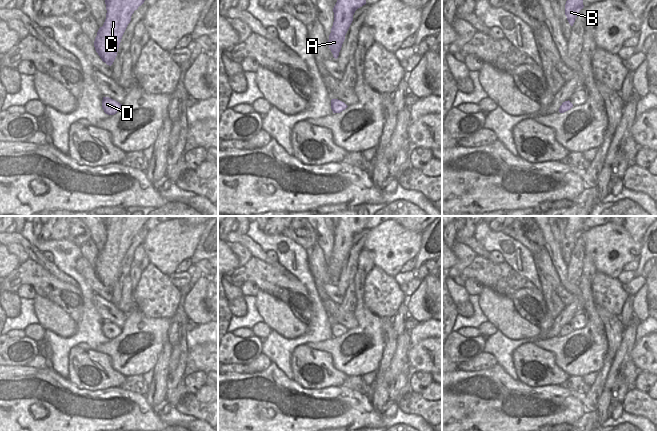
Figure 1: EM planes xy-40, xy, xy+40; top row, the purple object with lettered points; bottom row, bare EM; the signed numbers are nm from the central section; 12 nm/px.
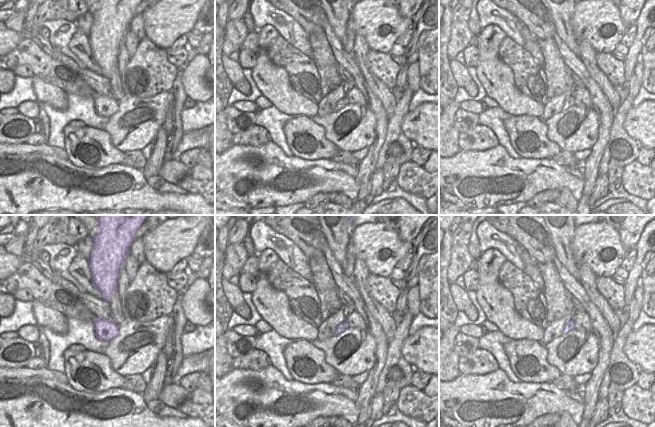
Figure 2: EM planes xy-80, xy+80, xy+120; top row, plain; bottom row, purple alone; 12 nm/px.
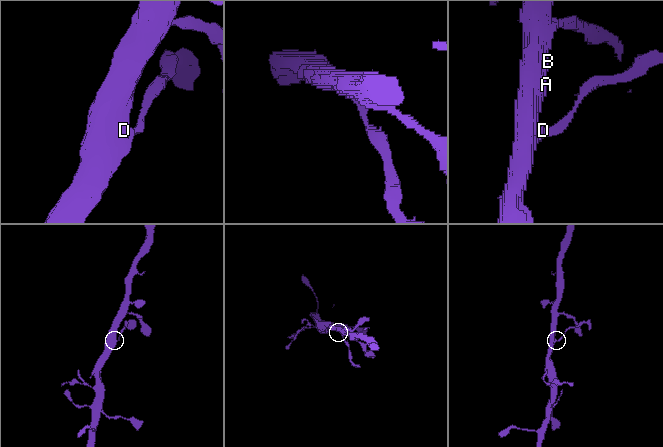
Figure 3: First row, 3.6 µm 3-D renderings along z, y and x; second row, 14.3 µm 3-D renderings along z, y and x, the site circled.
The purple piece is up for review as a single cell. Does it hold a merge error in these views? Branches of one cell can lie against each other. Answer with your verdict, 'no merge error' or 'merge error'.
no merge error

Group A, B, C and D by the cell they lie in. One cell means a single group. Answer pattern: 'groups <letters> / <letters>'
groups A B C D

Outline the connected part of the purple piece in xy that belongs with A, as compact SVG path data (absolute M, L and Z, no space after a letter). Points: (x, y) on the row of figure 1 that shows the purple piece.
M337 0L333 8L334 22L328 40L329 48L335 59L339 56L355 11L365 4L366 0Z

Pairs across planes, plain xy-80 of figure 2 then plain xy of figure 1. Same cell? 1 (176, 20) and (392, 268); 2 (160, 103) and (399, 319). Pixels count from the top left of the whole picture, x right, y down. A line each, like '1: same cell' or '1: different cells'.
1: same cell
2: different cells

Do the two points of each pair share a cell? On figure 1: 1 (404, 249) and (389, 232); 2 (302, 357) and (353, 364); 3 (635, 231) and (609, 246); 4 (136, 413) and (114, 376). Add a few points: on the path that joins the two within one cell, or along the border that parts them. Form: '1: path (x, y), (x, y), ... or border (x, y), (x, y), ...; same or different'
1: path (400, 245), (391, 236); same
2: border (312, 348), (328, 352), (332, 364), (348, 376); different
3: border (621, 226), (631, 237), (641, 242); different
4: border (120, 386), (110, 386), (97, 390); different

